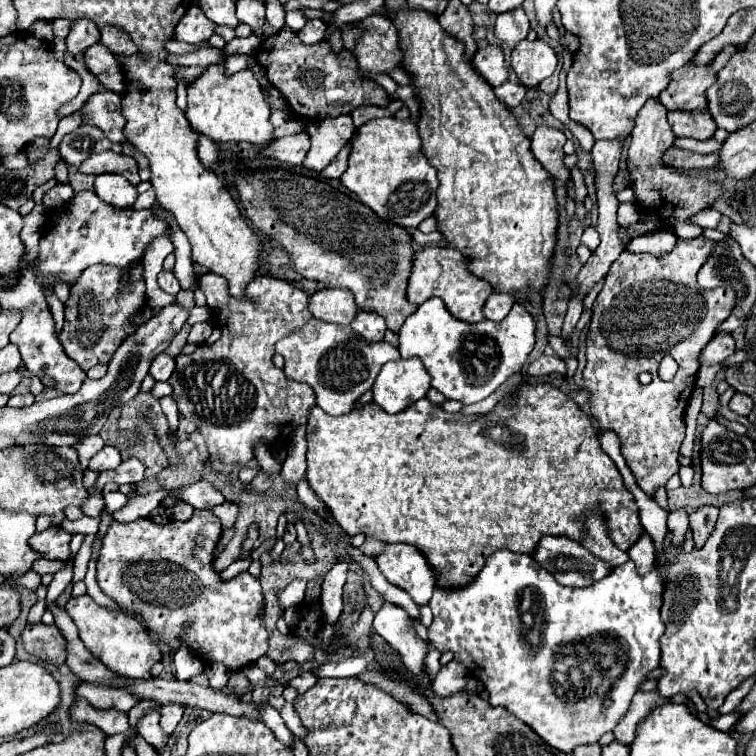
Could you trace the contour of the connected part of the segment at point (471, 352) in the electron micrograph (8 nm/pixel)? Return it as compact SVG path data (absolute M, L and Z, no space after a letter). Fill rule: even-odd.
M431 297L421 303L399 329L399 353L403 359L421 357L427 373L433 377L431 387L441 391L447 399L471 405L491 395L507 377L521 371L535 345L535 321L527 309L515 303L509 317L515 317L515 329L511 329L511 323L505 319L499 323L481 321L467 325L451 317L439 297Z

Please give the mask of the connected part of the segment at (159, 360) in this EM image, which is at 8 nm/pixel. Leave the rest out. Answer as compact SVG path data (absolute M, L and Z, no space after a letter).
M157 355L151 363L151 369L149 369L149 375L155 379L155 381L167 381L171 377L175 369L175 359L169 357L169 355Z

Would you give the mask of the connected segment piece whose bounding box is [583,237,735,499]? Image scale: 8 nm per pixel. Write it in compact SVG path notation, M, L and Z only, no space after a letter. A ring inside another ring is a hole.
M677 237L675 247L663 257L651 253L631 253L623 251L619 259L611 265L603 289L599 291L593 305L593 319L587 333L587 365L583 369L583 383L589 393L591 415L597 419L599 427L613 429L621 437L621 453L637 477L639 487L653 499L659 487L665 487L669 477L679 473L679 449L685 439L685 409L689 397L695 389L695 375L699 369L697 355L711 341L715 329L731 315L735 305L735 291L723 287L705 291L697 285L697 271L711 253L711 241L705 237L681 239ZM671 355L679 371L673 381L665 383L657 377L659 361ZM639 373L651 373L653 381L649 385L639 383Z

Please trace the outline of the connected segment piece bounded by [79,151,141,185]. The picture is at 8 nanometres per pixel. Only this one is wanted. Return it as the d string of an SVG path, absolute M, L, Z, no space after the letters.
M97 153L89 159L85 159L79 165L81 173L93 173L93 175L101 175L101 173L119 173L123 177L127 177L133 185L137 185L139 179L139 165L133 157L123 155L123 153Z

